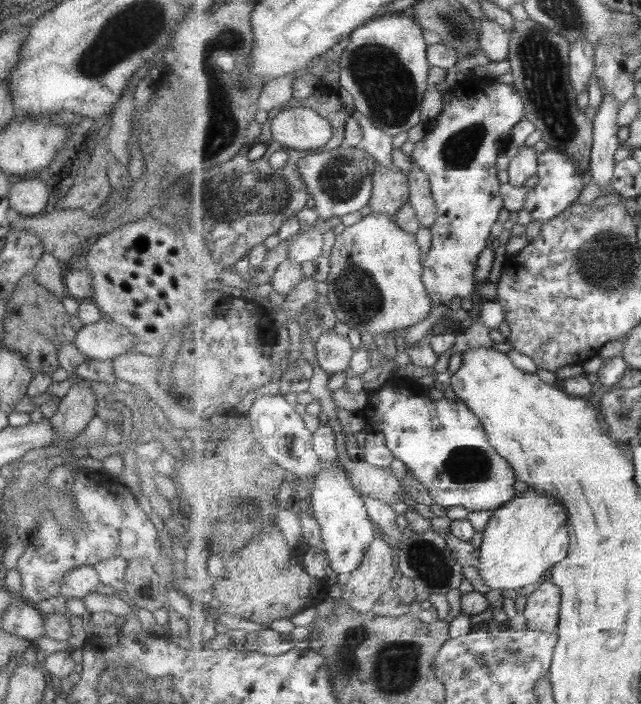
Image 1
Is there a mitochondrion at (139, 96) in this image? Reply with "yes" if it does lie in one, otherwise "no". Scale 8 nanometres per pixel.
no

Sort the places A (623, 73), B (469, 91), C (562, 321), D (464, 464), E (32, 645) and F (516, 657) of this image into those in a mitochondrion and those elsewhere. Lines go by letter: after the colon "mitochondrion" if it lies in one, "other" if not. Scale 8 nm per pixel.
A: other
B: other
C: other
D: mitochondrion
E: other
F: mitochondrion

